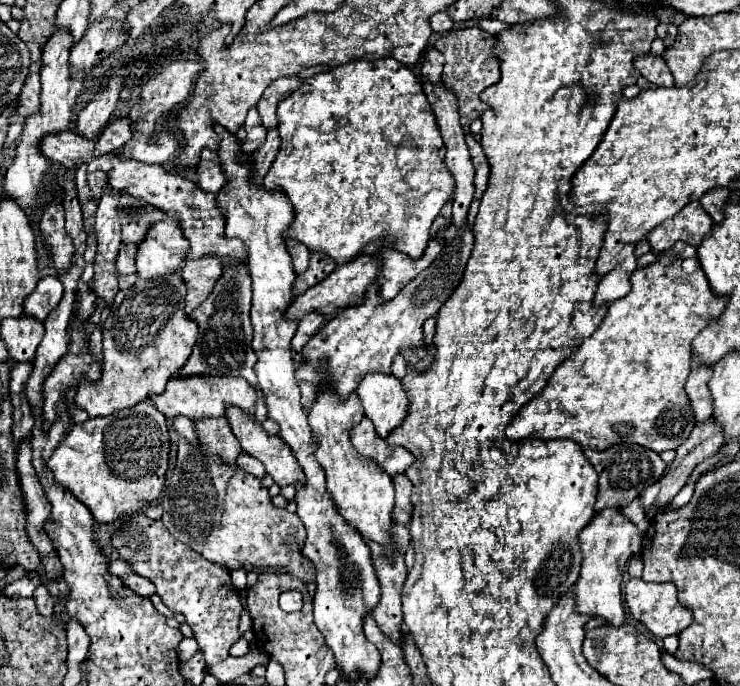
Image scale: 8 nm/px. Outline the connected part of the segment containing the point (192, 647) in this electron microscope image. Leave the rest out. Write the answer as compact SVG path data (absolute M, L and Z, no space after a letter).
M183 639L181 643L179 643L179 647L177 647L177 653L179 653L179 659L185 663L189 657L193 657L195 655L195 651L197 651L199 647L197 647L197 641L195 639Z

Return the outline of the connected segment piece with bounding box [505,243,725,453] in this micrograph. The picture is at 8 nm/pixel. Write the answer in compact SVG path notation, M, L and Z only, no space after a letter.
M675 243L671 249L663 251L657 255L657 261L647 265L647 267L639 267L633 275L631 275L631 291L617 299L615 303L609 305L607 309L607 315L601 323L601 327L581 343L579 351L569 357L565 363L561 363L553 377L549 379L549 383L545 385L545 391L539 393L537 397L533 397L515 417L513 421L507 425L505 429L505 435L509 441L521 441L521 439L571 439L575 443L579 443L581 447L591 447L595 451L605 451L607 447L611 445L617 445L617 443L635 443L635 445L641 445L641 447L647 447L647 449L653 449L657 453L663 453L667 449L675 449L679 447L679 443L683 443L683 439L687 439L687 435L691 433L693 425L691 423L691 407L687 403L687 395L683 391L683 383L689 375L689 365L691 365L691 341L697 337L697 333L707 327L707 323L713 323L721 313L723 313L723 299L715 299L715 295L711 295L711 289L709 289L709 283L707 283L707 277L703 275L703 269L697 256L697 247L693 245L687 245L687 243Z

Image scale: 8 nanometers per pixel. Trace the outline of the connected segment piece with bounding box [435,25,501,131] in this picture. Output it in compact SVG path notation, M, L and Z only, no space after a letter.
M473 25L473 27L459 27L449 31L447 35L443 35L441 39L437 39L435 47L443 53L445 57L445 65L443 65L443 85L457 97L457 105L461 111L461 125L465 131L469 131L469 125L483 113L489 109L489 105L485 105L479 97L479 93L483 89L487 89L489 85L497 83L500 79L500 62L493 55L493 47L495 47L495 37L487 31L483 31L481 27Z

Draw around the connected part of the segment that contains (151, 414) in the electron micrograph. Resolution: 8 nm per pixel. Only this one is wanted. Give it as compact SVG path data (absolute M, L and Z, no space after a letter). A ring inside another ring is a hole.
M151 399L129 407L127 411L117 411L107 417L87 419L83 425L73 425L65 435L59 447L47 461L47 467L53 471L55 483L73 493L83 505L89 507L97 523L113 523L123 515L139 513L147 503L163 497L165 473L169 463L169 433L163 413L155 409Z

